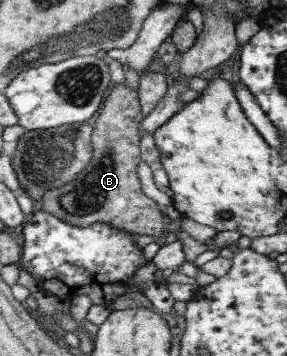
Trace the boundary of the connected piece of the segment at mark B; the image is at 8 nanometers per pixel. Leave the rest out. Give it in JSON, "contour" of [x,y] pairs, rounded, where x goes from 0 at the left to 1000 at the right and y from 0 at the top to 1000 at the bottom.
{"contour":[[[436,236],[394,239],[390,244],[387,261],[359,287],[359,303],[321,334],[321,365],[314,368],[321,435],[303,466],[261,489],[237,514],[153,534],[125,581],[254,635],[300,638],[334,624],[355,624],[463,657],[512,657],[568,669],[575,654],[561,621],[568,596],[554,590],[533,562],[491,537],[477,492],[470,492],[470,472],[488,449],[477,399],[481,348],[495,334],[481,253],[456,253]]]}

